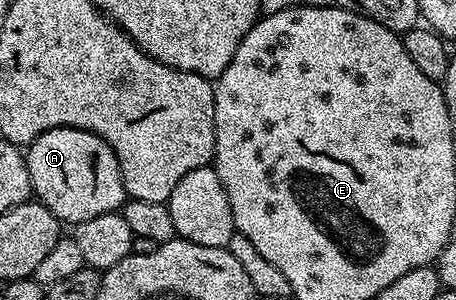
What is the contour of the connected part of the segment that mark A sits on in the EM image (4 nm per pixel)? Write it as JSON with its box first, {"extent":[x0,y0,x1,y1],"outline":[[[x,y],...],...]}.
{"extent":[25,129,127,226],"outline":[[[83,129],[44,131],[25,150],[26,166],[33,196],[67,226],[96,219],[96,215],[116,213],[127,200],[126,188],[116,155],[95,133]]]}

